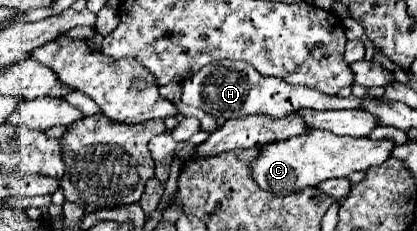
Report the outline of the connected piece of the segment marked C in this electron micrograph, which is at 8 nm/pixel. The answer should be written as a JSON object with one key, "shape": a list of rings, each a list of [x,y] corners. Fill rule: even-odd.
{"shape":[[[310,130],[304,136],[294,136],[284,142],[266,144],[260,156],[252,164],[252,176],[262,190],[278,196],[300,192],[308,186],[318,186],[328,178],[350,176],[358,170],[368,170],[390,158],[394,148],[392,140],[372,140],[372,138],[352,138],[336,136],[326,130]]]}

